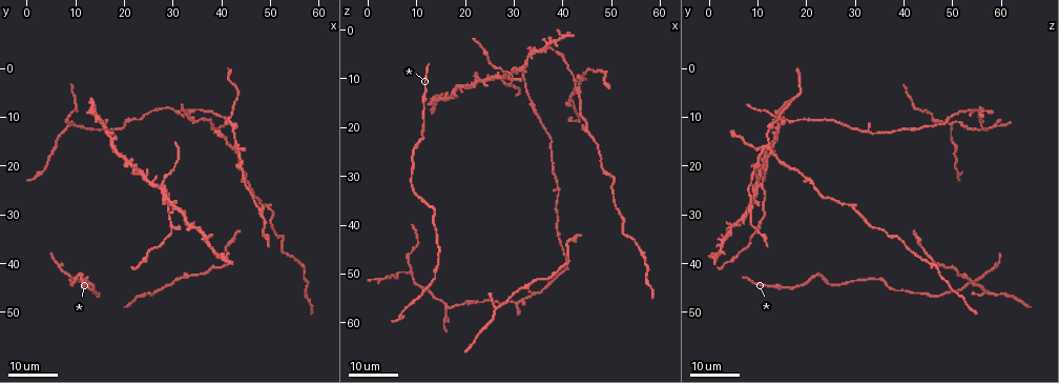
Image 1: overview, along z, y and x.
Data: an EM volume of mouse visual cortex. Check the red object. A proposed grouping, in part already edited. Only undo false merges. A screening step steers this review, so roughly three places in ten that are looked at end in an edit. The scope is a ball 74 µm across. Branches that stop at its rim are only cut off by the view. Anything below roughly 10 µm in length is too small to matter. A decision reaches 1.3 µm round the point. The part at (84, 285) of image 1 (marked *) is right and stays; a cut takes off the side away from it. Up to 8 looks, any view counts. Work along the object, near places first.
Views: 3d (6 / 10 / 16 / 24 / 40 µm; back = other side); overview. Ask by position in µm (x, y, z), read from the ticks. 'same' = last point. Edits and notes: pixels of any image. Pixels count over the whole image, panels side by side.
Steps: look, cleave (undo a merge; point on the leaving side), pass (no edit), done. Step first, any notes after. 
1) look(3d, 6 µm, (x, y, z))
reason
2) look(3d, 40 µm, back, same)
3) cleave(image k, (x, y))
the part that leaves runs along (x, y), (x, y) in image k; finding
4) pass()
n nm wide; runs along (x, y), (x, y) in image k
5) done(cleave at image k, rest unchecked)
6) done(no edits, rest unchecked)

look(3d, 24 µm, (31.5, 43.5, 53.0))
sudden change in width

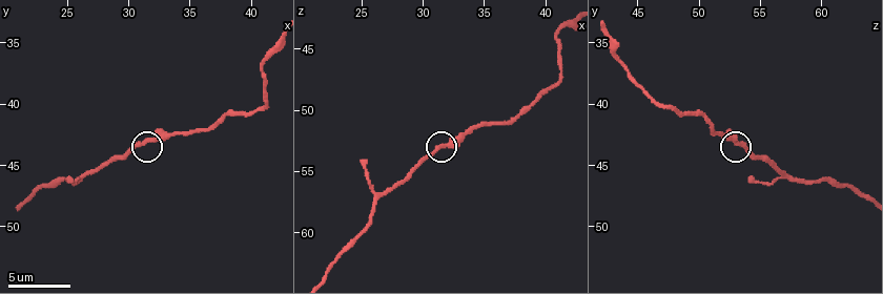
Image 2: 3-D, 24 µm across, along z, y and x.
look(3d, 6 µm, (31.6, 43.0, 52.8))

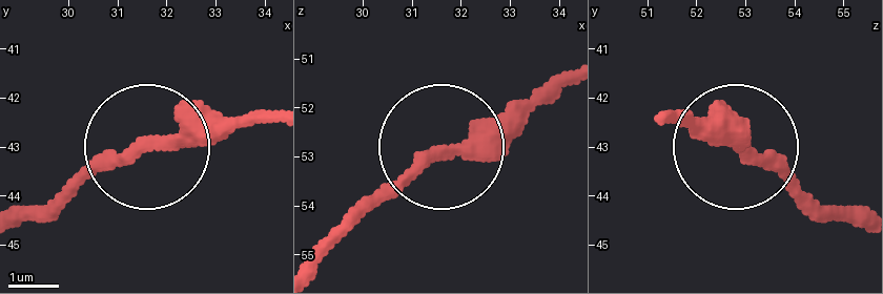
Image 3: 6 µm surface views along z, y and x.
look(3d, 6 µm, back, (31.55, 42.95, 52.95))

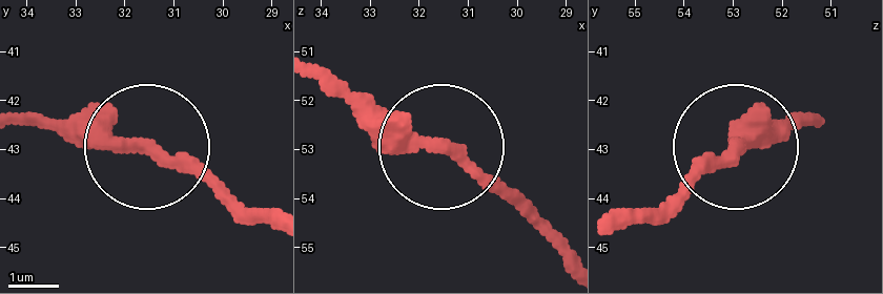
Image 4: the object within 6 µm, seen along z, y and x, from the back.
pass()
280 nm wide; one neuron here

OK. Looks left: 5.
look(3d, 24 µm, (13.0, 12.0, 54.0))
sudden change in width

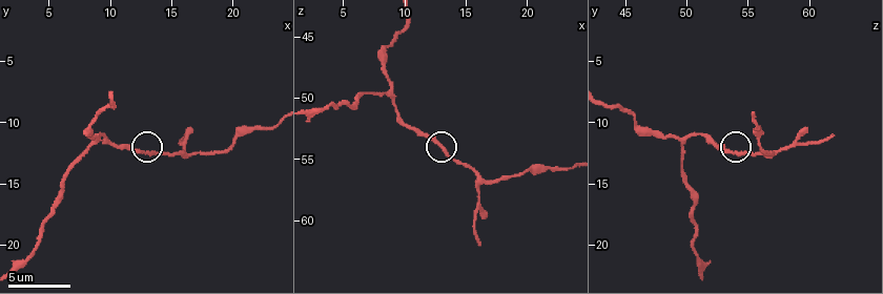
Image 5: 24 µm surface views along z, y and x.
look(3d, 6 µm, (12.8, 12.4, 53.8))

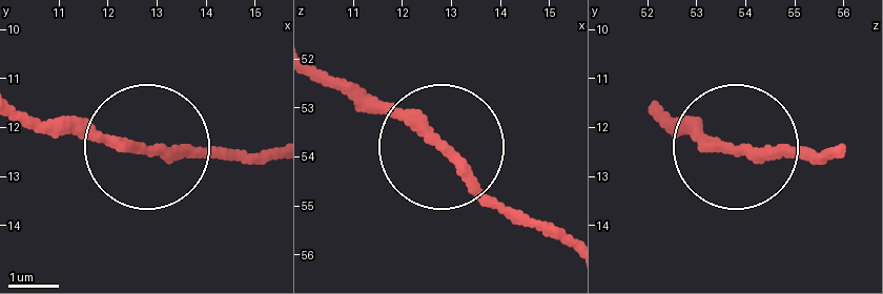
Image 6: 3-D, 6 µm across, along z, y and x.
pass()
runs along (272, 153), (171, 153), (38, 128) in image 6; one neuron here

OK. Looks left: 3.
look(3d, 16 µm, (43.0, 17.0, 12.5))
looks like a crossing

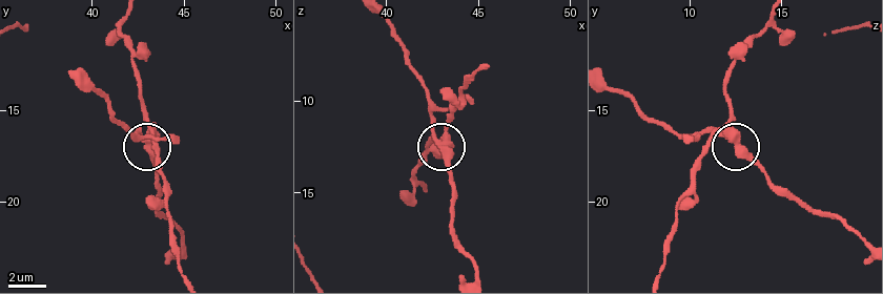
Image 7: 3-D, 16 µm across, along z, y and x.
look(3d, 6 µm, (43.1, 16.4, 12.1))
closer look

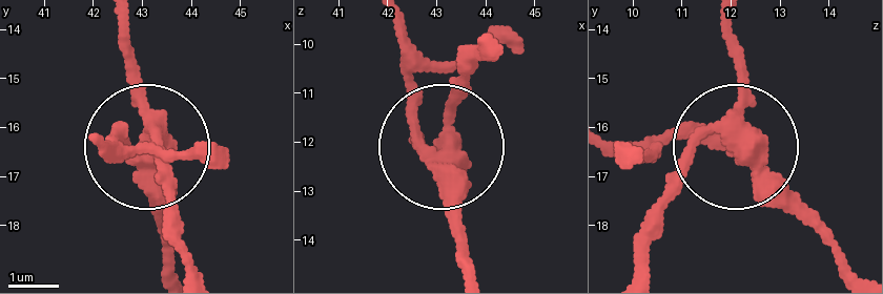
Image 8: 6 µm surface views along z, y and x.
cleave(image 8, (452, 90))
4 arms; the part that leaves runs along (449, 164), (449, 109), (483, 47) in image 8; a second neuron is stuck on

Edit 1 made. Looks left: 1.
done(cleave at image 8, rest unchecked)

